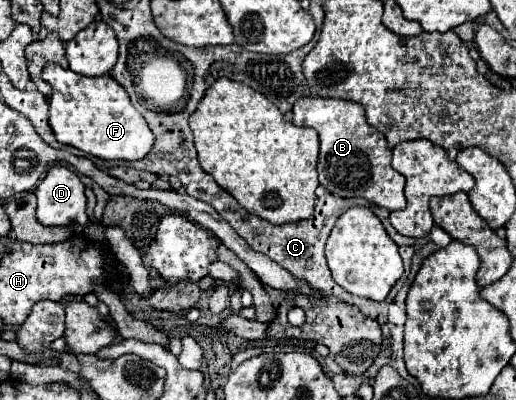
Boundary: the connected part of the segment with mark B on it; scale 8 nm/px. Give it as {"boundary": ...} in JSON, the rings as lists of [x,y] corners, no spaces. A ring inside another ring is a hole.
{"boundary":[[[302,97],[294,103],[294,125],[310,125],[320,135],[320,157],[318,157],[318,177],[336,197],[364,197],[372,205],[384,207],[388,211],[404,209],[404,177],[390,165],[388,143],[376,127],[372,127],[364,117],[364,107],[354,101],[344,99],[324,99],[324,97]]]}

